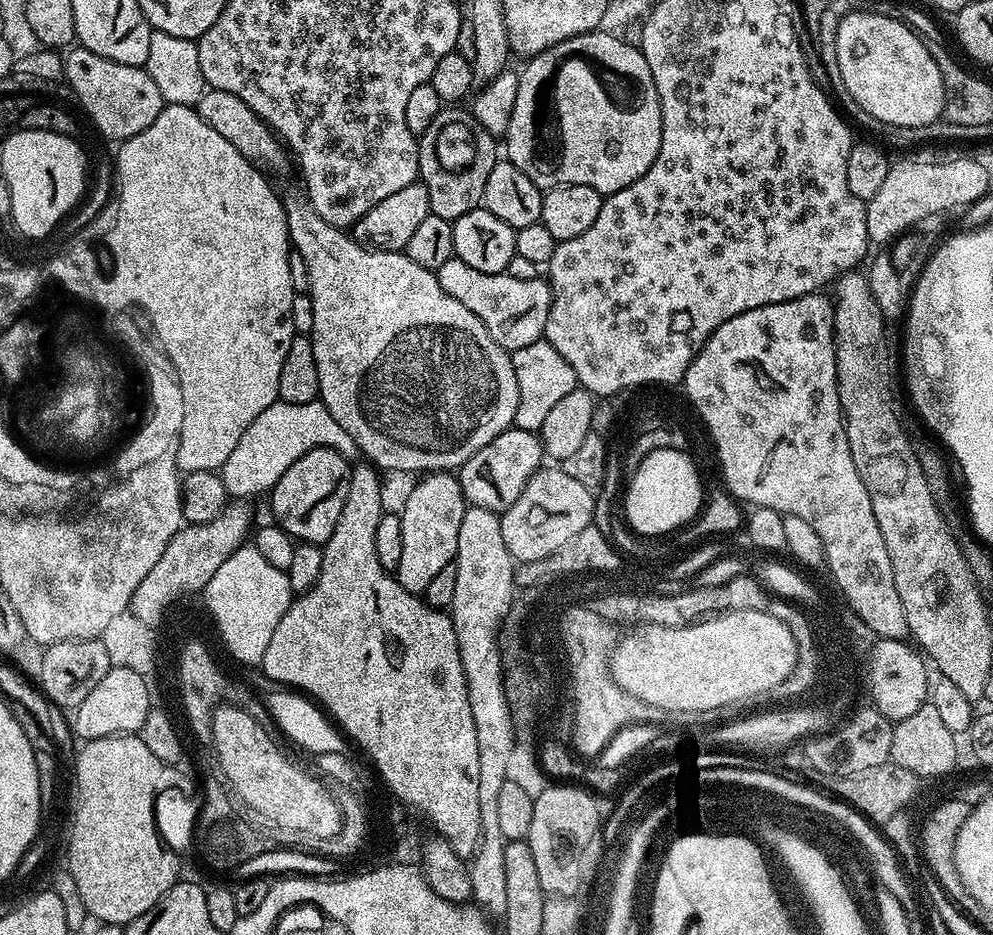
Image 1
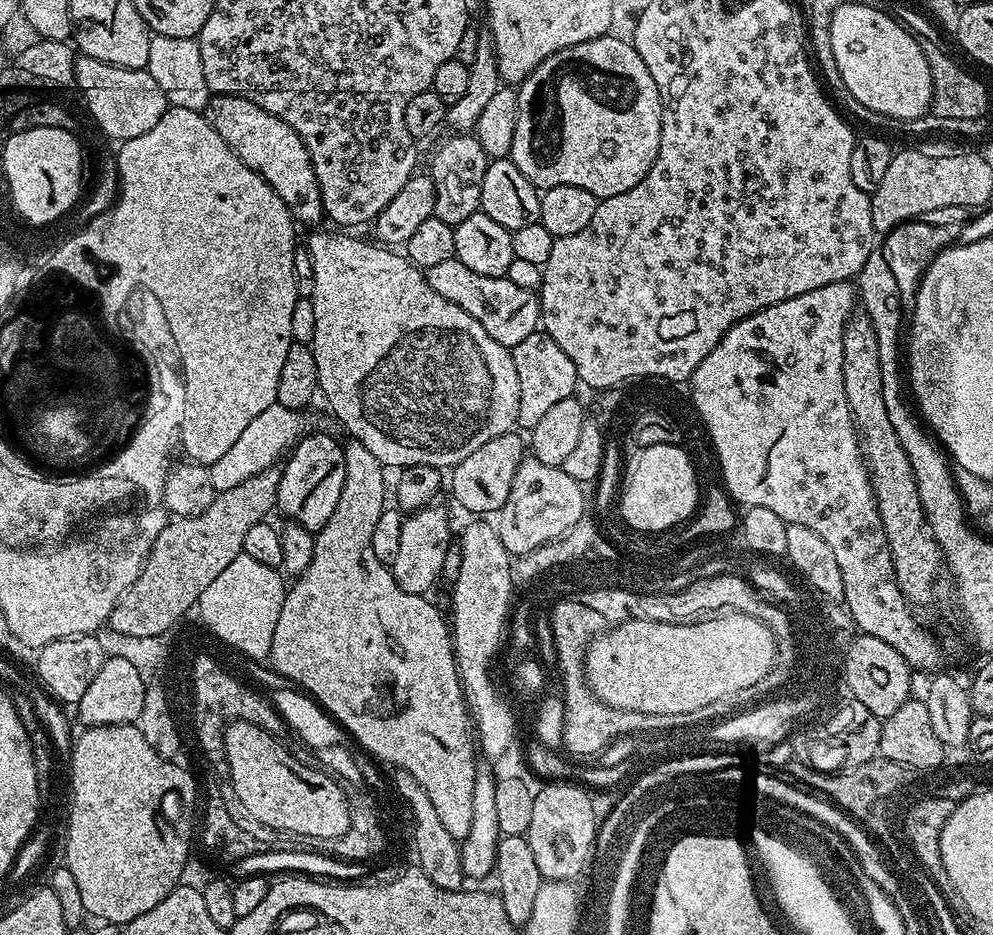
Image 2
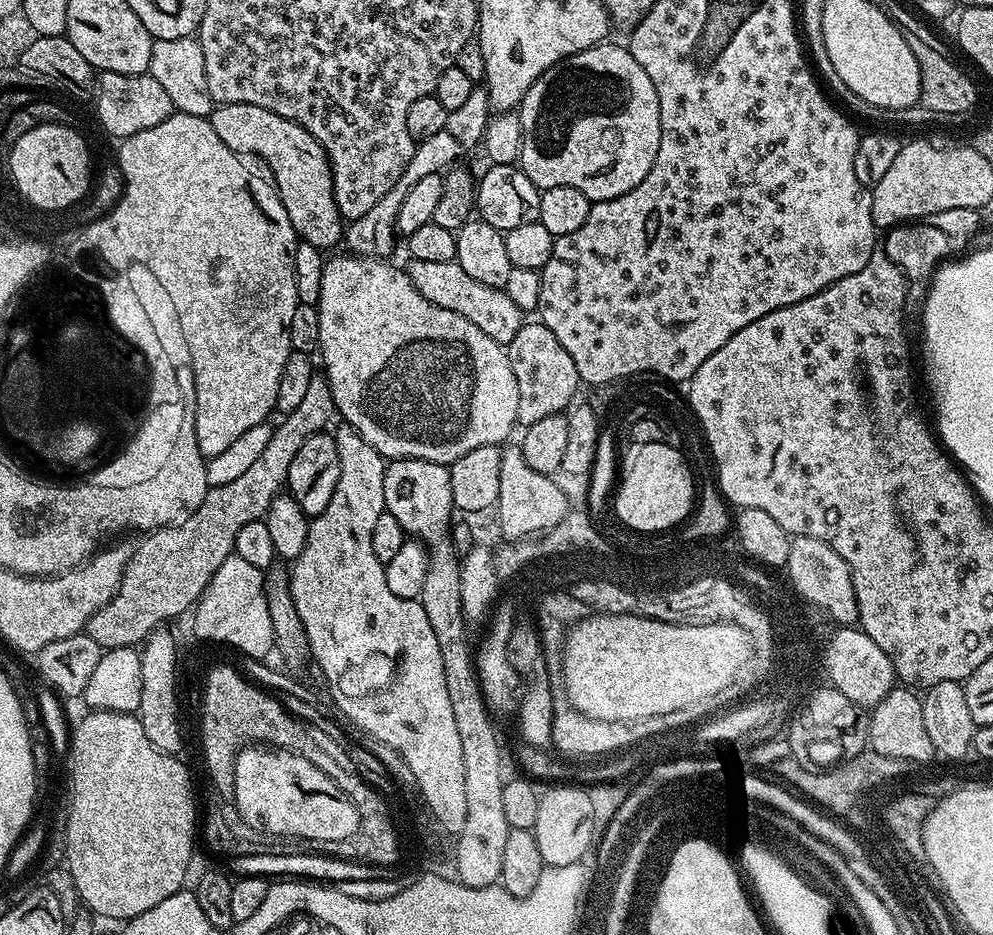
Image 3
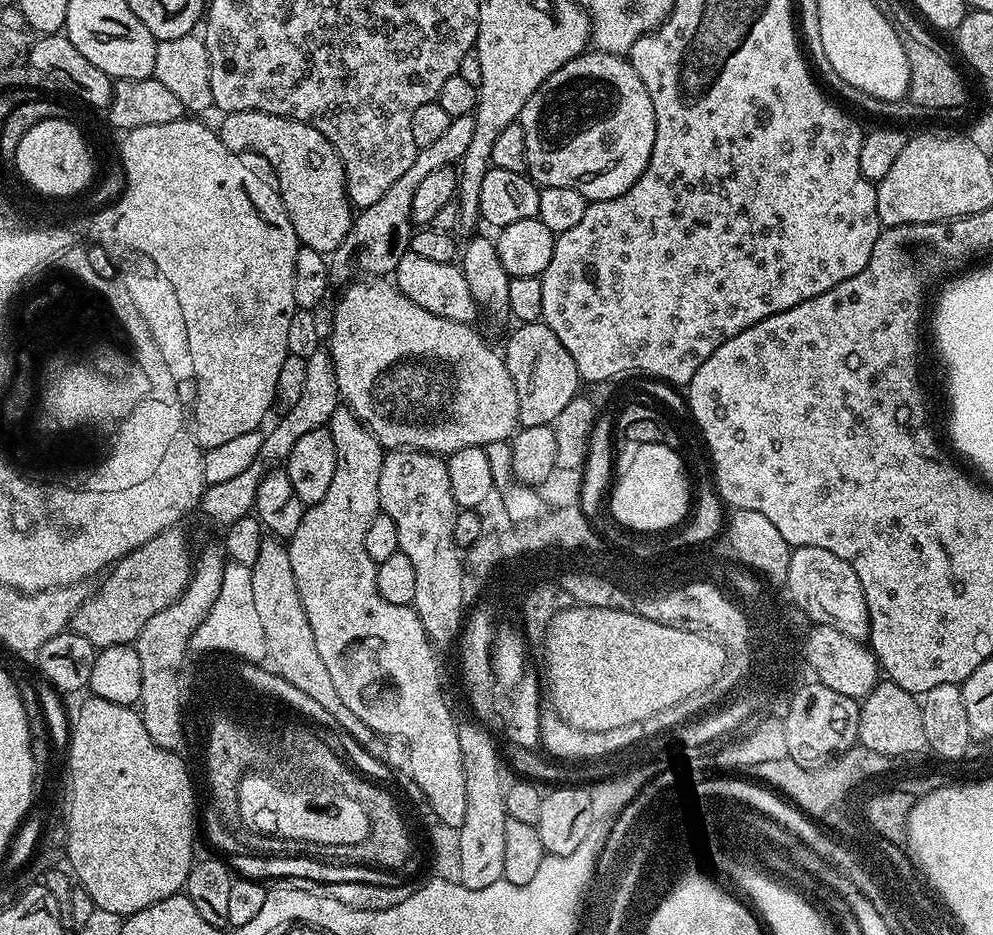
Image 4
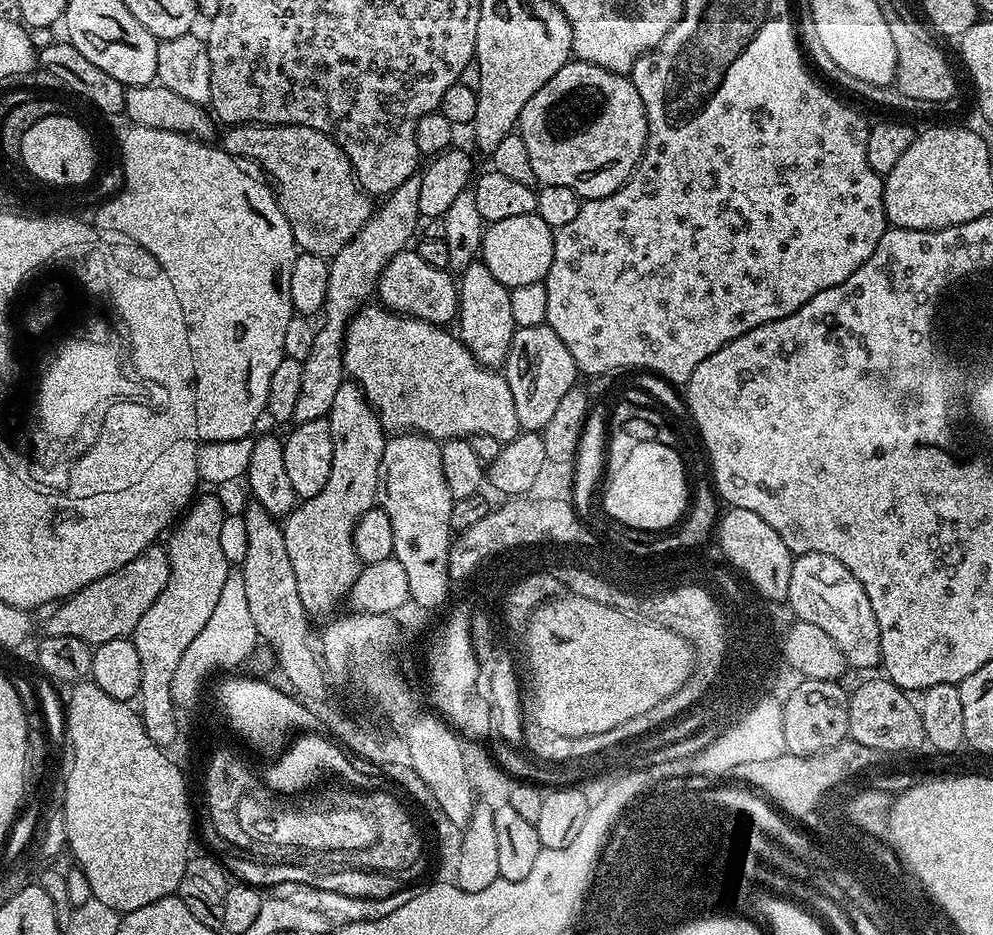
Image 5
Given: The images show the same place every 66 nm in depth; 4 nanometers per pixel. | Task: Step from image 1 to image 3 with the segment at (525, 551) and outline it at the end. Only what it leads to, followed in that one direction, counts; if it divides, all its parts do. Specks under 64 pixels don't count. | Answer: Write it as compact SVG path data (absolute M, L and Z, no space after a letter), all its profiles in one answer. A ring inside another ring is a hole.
M508 442L500 448L500 478L495 511L500 511L500 528L512 542L539 537L556 527L570 511L566 496L552 476L538 474L526 462L523 447Z

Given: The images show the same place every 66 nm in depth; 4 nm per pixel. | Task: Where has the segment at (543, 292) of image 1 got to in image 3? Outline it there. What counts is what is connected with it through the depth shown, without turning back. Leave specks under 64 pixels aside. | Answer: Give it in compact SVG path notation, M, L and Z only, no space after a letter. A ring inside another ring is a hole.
M412 260L407 265L406 271L409 278L414 282L418 294L422 298L430 298L434 306L442 306L442 310L454 310L454 314L462 314L482 330L482 334L490 334L494 342L507 346L518 334L521 324L525 323L525 313L505 294L502 288L494 286L482 286L475 278L470 278L466 270L455 260L450 262L422 262Z

